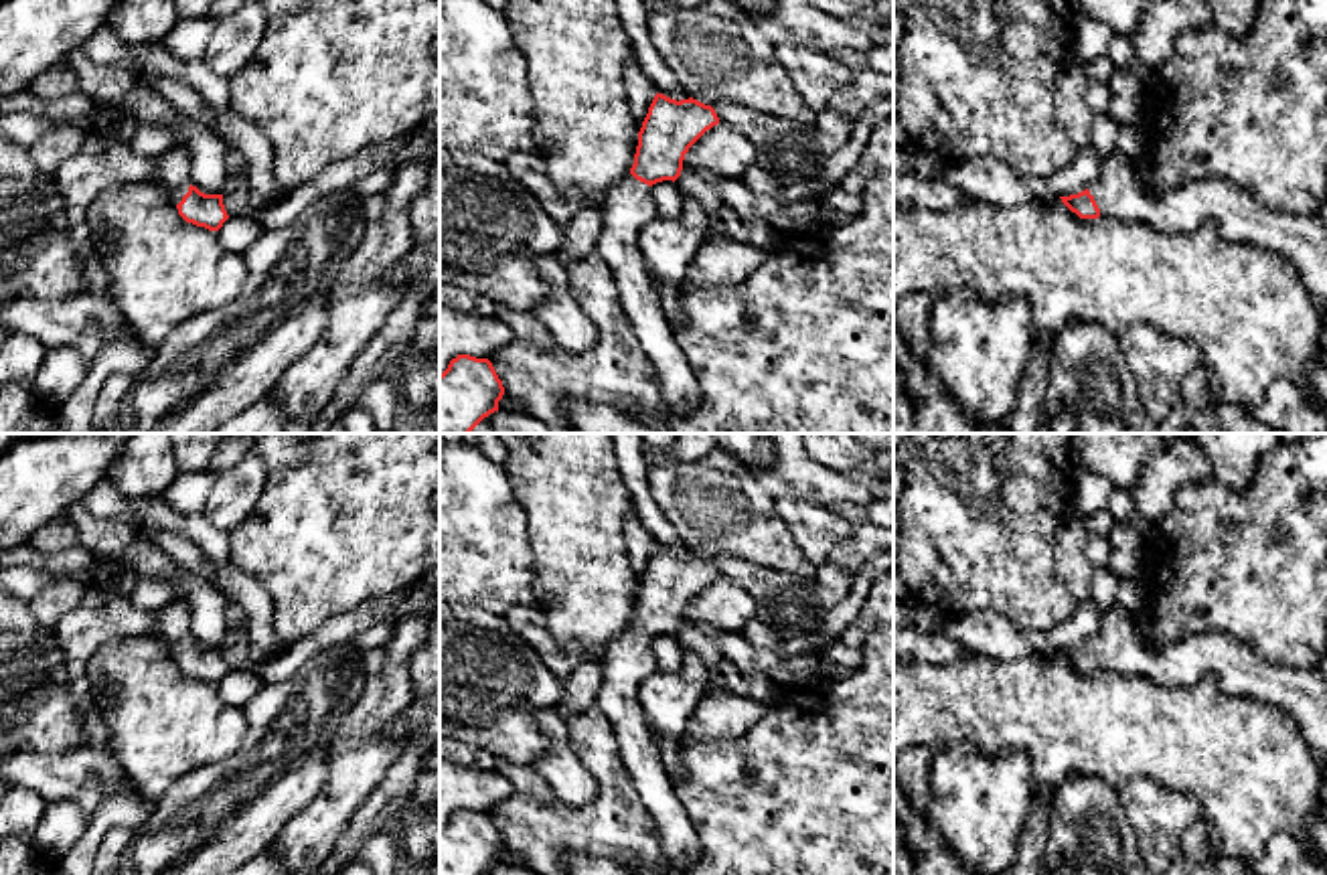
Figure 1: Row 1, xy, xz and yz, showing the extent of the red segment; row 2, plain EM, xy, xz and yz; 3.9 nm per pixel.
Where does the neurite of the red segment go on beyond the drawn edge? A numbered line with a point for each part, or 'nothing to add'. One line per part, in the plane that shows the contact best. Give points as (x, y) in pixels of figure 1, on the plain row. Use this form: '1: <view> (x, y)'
1: yz (1119, 649)

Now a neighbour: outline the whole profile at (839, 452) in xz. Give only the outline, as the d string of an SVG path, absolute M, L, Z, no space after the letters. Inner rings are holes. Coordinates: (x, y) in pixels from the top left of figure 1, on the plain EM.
M802 433L802 444L814 464L863 484L873 498L893 492L889 478L881 476L875 466L877 452L853 433Z

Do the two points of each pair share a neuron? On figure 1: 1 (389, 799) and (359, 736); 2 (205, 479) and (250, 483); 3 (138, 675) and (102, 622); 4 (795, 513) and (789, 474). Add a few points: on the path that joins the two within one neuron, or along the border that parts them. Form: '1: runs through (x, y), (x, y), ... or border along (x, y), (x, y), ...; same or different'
1: border along (406, 748), (351, 817); different
2: border along (219, 474), (201, 511); different
3: border along (159, 630), (106, 641), (90, 659), (88, 679); different
4: border along (781, 497), (809, 497), (827, 505); different

